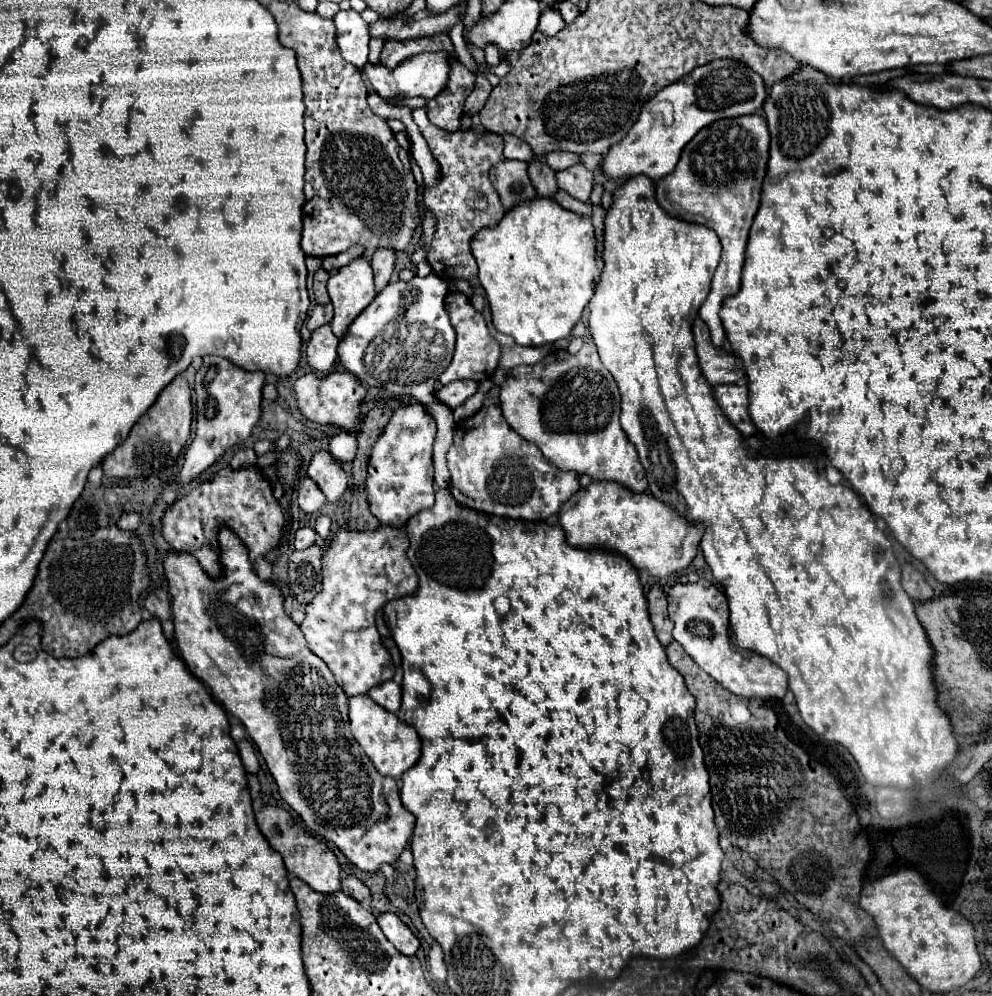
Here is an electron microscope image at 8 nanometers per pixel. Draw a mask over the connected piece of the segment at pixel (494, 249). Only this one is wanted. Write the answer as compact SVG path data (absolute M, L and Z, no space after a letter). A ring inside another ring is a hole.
M551 198L513 206L499 224L473 234L471 252L491 306L493 326L521 346L567 338L593 296L593 280L599 274L591 218L573 214Z

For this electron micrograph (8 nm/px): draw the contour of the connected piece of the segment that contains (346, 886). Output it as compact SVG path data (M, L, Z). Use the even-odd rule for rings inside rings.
M349 876L349 878L345 878L343 880L343 888L341 888L347 896L351 896L351 898L355 898L357 902L363 902L365 898L369 898L371 894L369 894L369 888L361 882L361 880L357 880L355 876Z

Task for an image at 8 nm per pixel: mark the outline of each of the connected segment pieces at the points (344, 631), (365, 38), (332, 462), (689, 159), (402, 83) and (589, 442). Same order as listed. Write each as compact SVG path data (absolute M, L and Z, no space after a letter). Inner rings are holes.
M345 526L333 536L329 552L323 556L323 590L313 598L307 606L305 620L301 624L301 632L305 634L309 648L327 662L329 670L333 672L337 684L345 690L347 696L367 694L373 686L387 682L393 678L395 668L389 668L389 654L381 644L379 632L375 628L375 612L389 600L407 596L417 590L417 574L411 562L405 556L407 550L407 534L399 528L379 526L377 532L349 532Z
M355 10L339 12L333 20L337 26L337 40L343 58L361 70L367 64L369 54L369 24Z
M327 450L315 452L307 474L311 480L315 480L327 502L337 502L347 490L347 474L341 468L341 462L337 462Z
M749 114L749 116L741 116L741 118L725 118L725 120L717 120L709 126L705 126L693 138L693 142L689 142L689 146L685 146L675 170L669 172L663 178L663 182L657 184L657 202L667 212L671 208L673 214L681 216L683 220L711 226L711 230L717 232L719 240L723 244L721 262L715 270L715 276L711 282L711 292L699 310L699 318L711 330L711 338L713 338L715 346L723 346L723 340L725 340L725 330L719 320L719 310L723 306L723 298L731 296L739 290L743 256L745 256L745 246L747 246L747 238L749 238L747 234L749 234L749 228L751 228L753 218L759 208L759 192L761 192L761 184L763 184L765 172L767 172L767 160L769 160L769 130L767 130L765 118L761 114Z
M443 50L441 52L423 52L423 54L409 56L393 70L389 70L385 66L373 66L373 64L367 64L363 70L365 70L373 90L383 100L397 102L397 100L405 100L405 98L413 98L413 96L431 100L431 98L437 98L449 82L449 58L451 58L451 54L447 54Z
M583 344L577 354L557 350L547 364L511 368L499 386L499 400L509 426L535 444L559 470L575 470L593 480L617 480L633 492L647 490L647 476L637 450L619 424L617 384L601 364L595 344Z

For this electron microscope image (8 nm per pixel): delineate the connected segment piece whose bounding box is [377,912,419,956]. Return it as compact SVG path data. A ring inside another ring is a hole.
M391 912L381 914L381 916L377 918L377 922L379 922L385 938L387 938L401 954L413 956L413 954L417 952L417 948L419 948L417 936L399 920L397 914L391 914Z

